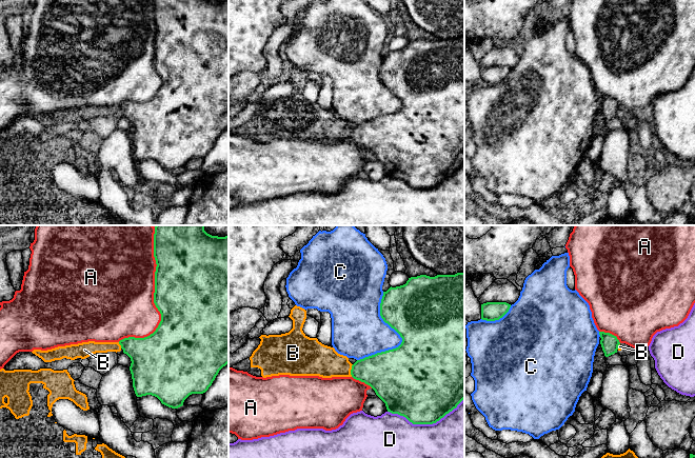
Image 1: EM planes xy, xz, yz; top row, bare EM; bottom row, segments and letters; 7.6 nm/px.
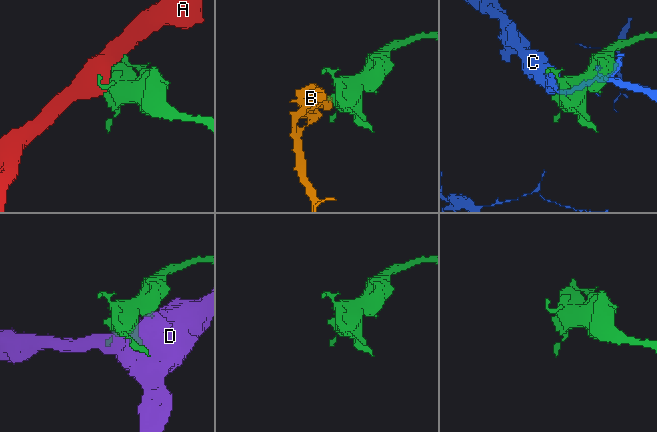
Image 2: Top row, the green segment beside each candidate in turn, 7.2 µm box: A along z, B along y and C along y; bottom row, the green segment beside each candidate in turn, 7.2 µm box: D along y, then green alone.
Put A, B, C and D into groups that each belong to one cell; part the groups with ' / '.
A / B / C / D

